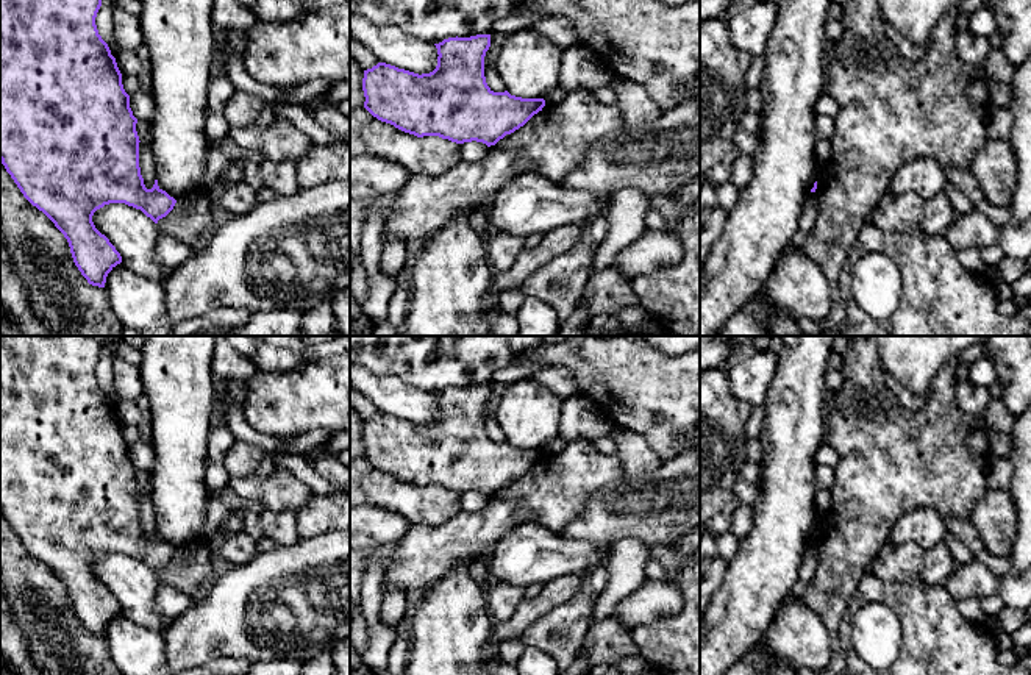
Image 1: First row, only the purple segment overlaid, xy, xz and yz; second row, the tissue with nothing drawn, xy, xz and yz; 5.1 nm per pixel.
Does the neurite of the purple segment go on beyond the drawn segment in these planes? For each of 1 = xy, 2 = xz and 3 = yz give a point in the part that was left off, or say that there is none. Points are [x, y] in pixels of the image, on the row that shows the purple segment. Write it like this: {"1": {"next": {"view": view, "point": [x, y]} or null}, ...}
{"1": {"next": null}, "2": {"next": null}, "3": {"next": null}}

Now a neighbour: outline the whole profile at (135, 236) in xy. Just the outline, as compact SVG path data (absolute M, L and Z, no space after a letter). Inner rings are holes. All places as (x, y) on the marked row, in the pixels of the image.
M109 203L94 212L92 222L116 247L122 264L131 272L159 283L172 273L172 269L162 267L155 259L159 231L141 209L125 203Z

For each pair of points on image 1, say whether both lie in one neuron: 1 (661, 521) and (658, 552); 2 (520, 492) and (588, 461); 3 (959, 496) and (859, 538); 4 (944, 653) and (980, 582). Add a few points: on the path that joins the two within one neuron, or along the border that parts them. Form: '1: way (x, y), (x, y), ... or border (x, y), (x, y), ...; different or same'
1: border (650, 542), (667, 546); different
2: way (538, 492), (553, 492), (570, 477); same
3: way (934, 496), (902, 496), (884, 513); same
4: border (942, 585), (956, 602); different

